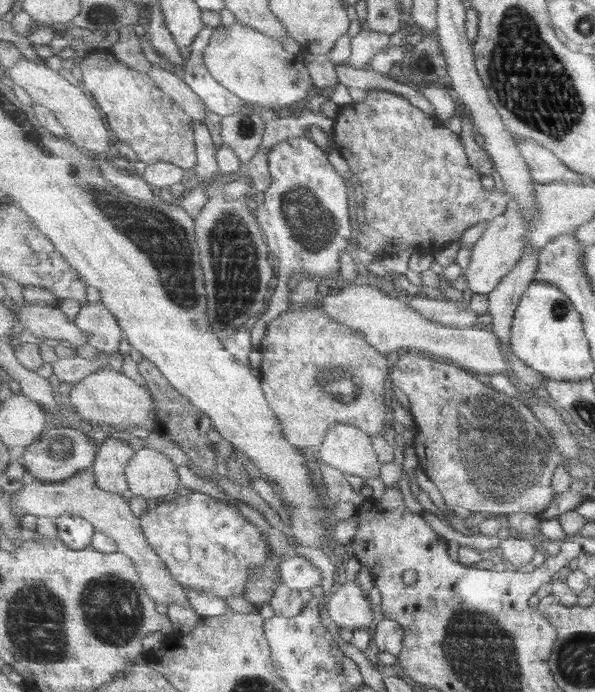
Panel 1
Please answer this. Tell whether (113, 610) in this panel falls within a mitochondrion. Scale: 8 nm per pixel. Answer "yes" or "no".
yes

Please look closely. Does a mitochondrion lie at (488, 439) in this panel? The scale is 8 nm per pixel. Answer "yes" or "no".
yes

